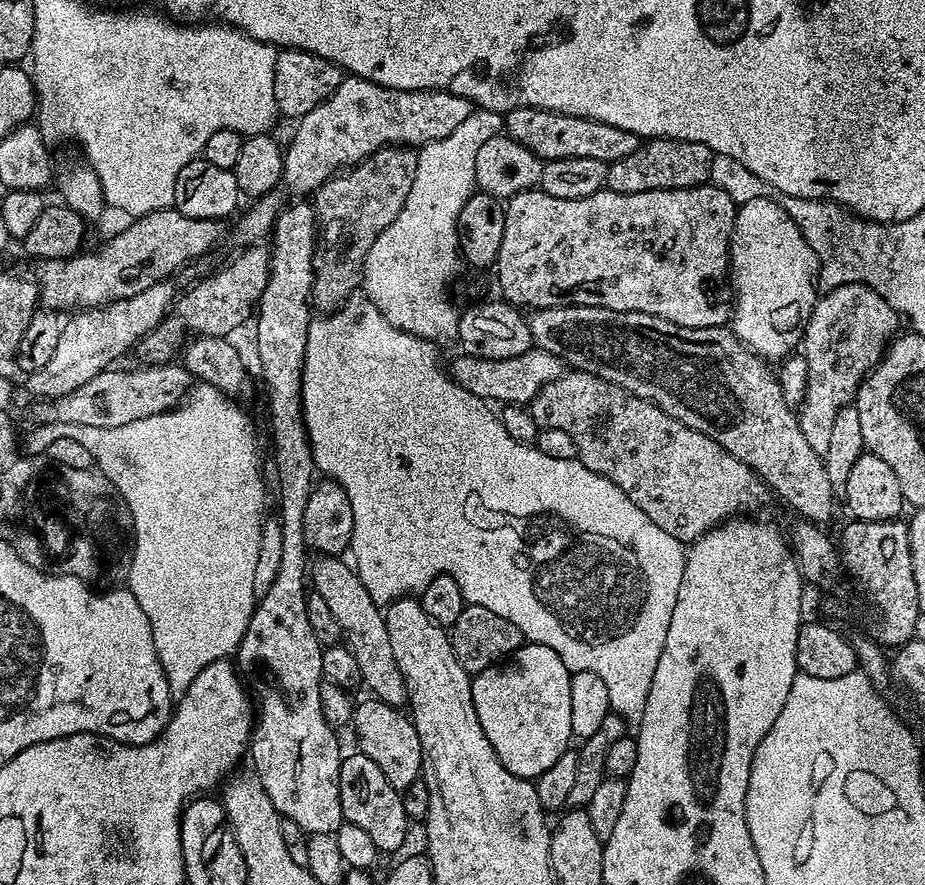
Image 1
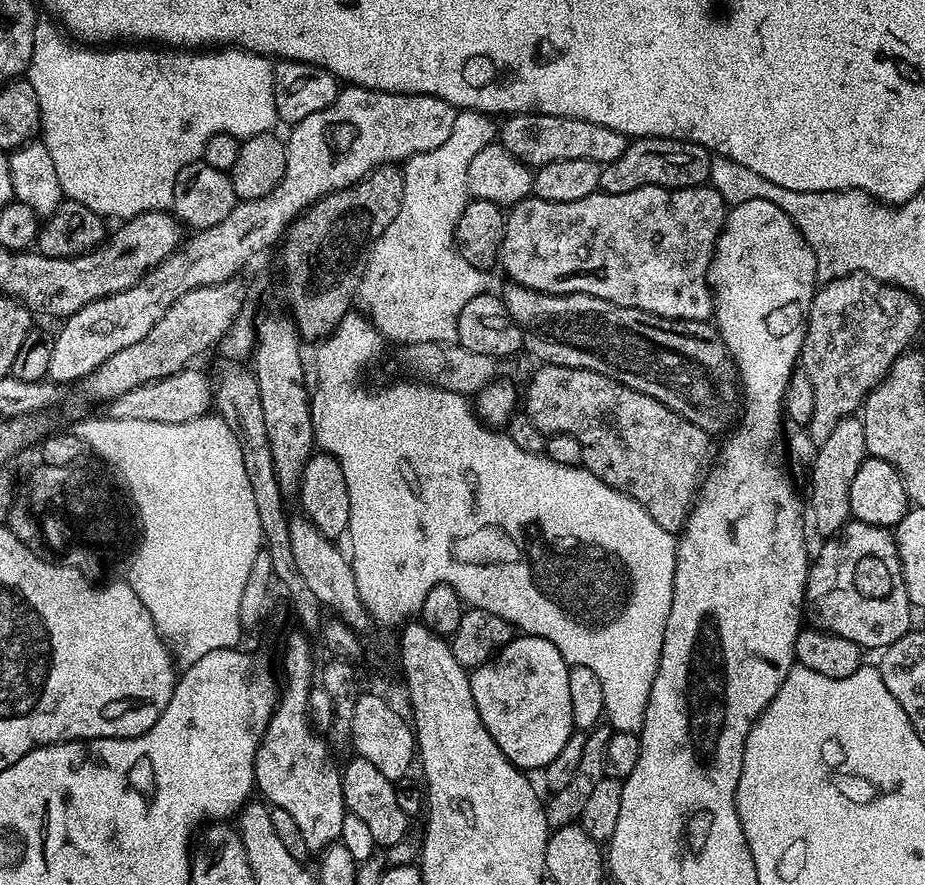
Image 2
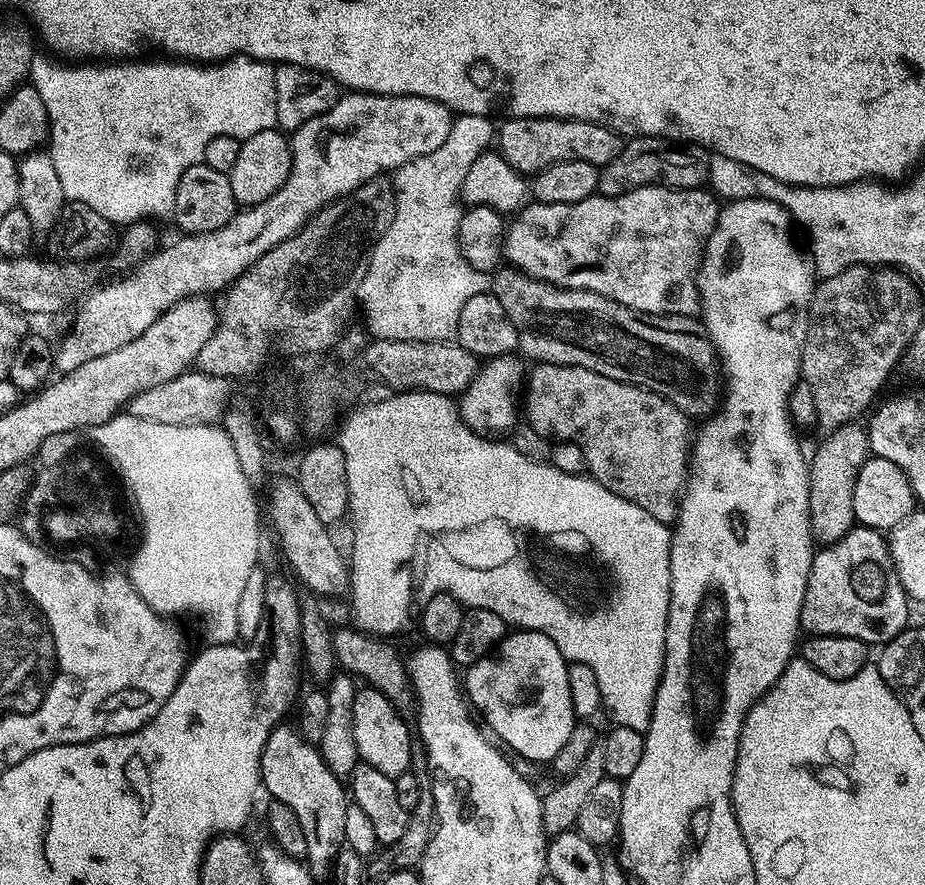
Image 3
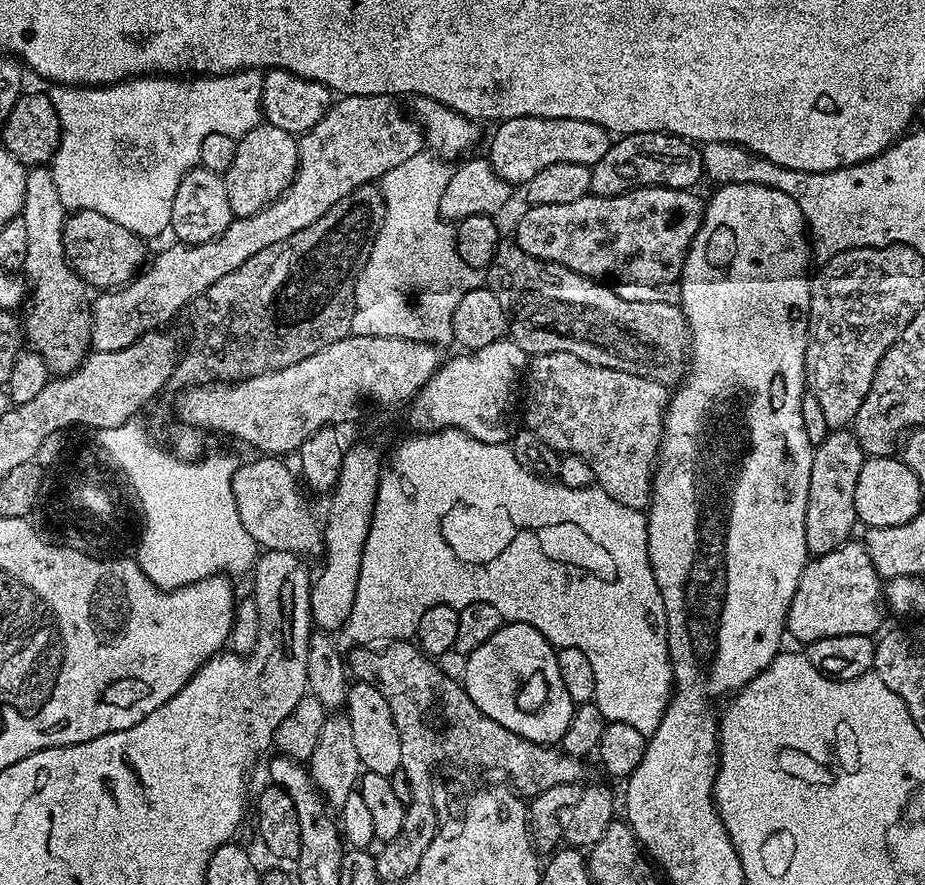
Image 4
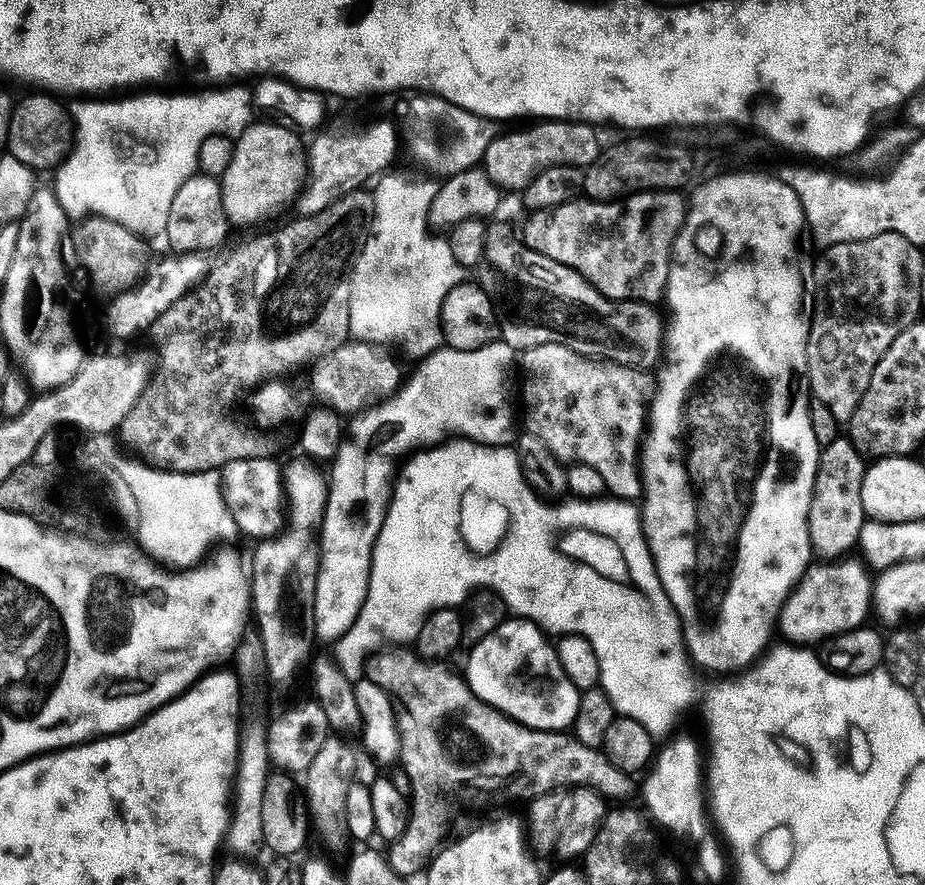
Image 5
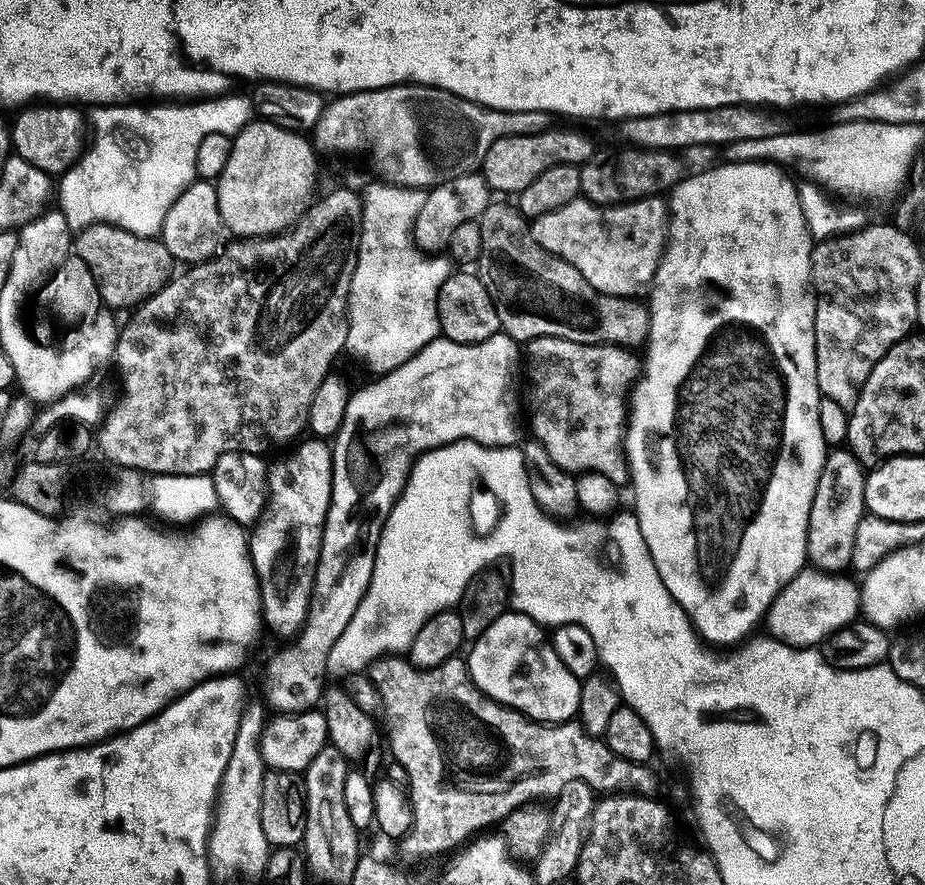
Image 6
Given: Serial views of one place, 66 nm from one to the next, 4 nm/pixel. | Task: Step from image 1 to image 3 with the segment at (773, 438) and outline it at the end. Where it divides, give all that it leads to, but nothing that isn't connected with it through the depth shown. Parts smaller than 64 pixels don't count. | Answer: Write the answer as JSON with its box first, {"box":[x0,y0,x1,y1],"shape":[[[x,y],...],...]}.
{"box":[490,270,718,417],"shape":[[[519,270],[504,271],[497,271],[493,275],[490,291],[498,298],[498,302],[502,302],[502,310],[506,310],[510,322],[516,328],[519,351],[524,351],[532,362],[573,364],[579,368],[594,370],[598,374],[606,374],[606,378],[639,384],[641,388],[657,392],[689,417],[709,411],[708,403],[712,400],[716,376],[718,380],[718,357],[712,340],[699,319],[639,312],[593,292],[558,288],[545,280],[535,280]]]}

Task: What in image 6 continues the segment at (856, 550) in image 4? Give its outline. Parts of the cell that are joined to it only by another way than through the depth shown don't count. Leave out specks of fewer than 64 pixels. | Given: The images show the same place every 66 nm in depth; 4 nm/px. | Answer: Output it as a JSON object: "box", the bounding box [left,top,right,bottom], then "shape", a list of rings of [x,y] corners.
{"box":[767,566,860,648],"shape":[[[811,566],[801,568],[793,580],[784,584],[768,607],[767,635],[792,648],[810,648],[853,623],[860,612],[860,590],[857,581],[847,580],[846,577],[844,574],[821,572],[819,568]]]}

